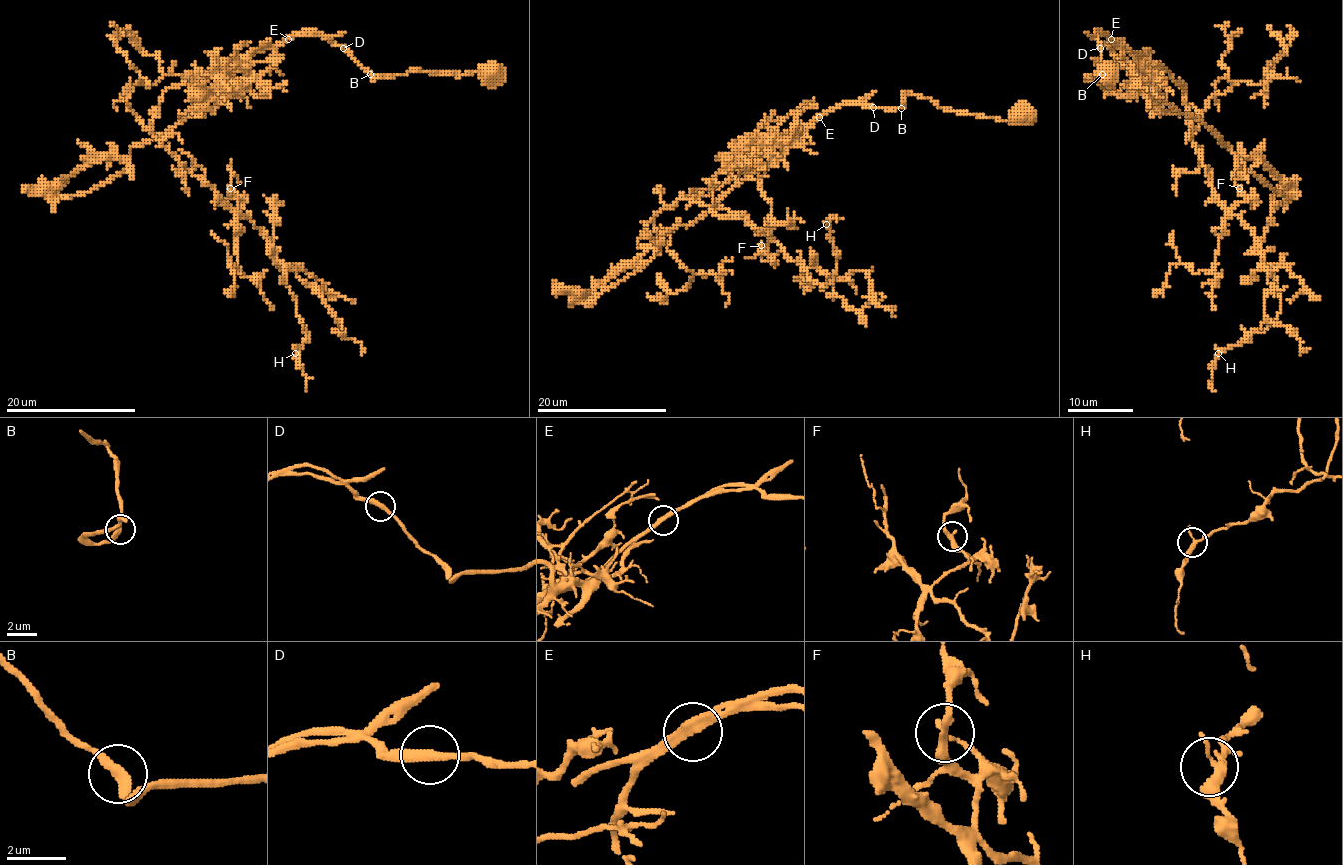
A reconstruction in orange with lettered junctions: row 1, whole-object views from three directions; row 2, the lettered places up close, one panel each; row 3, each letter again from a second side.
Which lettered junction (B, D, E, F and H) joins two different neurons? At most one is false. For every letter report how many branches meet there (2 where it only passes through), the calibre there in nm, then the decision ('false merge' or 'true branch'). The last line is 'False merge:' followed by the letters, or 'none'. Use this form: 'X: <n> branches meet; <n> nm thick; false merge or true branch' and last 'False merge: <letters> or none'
B: 2 branches meet; 320 nm thick; true branch
D: 2 branches meet; 320 nm thick; true branch
E: 2 branches meet; 300 nm thick; false merge
F: 2 branches meet; 300 nm thick; true branch
H: 2 branches meet; 280 nm thick; true branch
False merge: E

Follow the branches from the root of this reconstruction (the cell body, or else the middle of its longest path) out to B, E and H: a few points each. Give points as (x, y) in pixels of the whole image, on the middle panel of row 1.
B: (702, 190), (717, 190), (738, 174), (753, 169), (769, 151), (788, 143), (837, 107), (862, 104), (901, 108)
E: (702, 190), (717, 190), (738, 174), (753, 169), (769, 151), (788, 143), (819, 117)
H: (702, 190), (682, 198), (746, 219), (823, 286), (836, 270), (826, 224)

